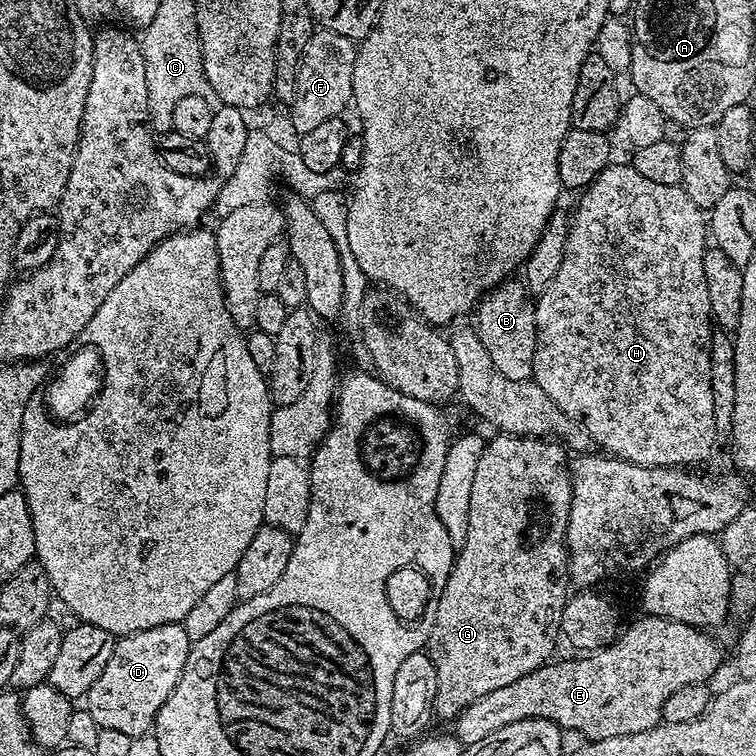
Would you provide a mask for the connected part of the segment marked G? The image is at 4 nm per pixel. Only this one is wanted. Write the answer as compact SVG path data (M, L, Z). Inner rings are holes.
M507 434L493 435L493 440L489 439L484 445L484 453L482 458L478 458L478 471L474 474L474 487L470 489L470 514L468 515L468 529L466 530L466 538L464 539L462 549L457 553L455 561L452 565L452 573L448 576L446 586L442 590L442 594L438 598L438 610L434 614L434 626L432 633L428 636L426 651L428 656L434 662L434 670L438 674L438 690L436 691L436 707L435 711L440 712L449 718L455 718L460 713L466 711L474 702L478 702L480 698L486 694L490 694L490 690L499 690L501 686L510 686L510 682L518 682L518 678L522 678L526 674L530 674L534 670L538 670L542 665L549 663L553 659L552 651L556 648L556 639L561 639L562 633L560 623L562 622L562 614L564 608L568 605L570 599L570 553L568 550L568 519L570 518L570 510L572 509L572 481L560 467L564 464L564 456L566 457L566 448L563 443L557 442L551 438L527 438L524 436L510 436Z

